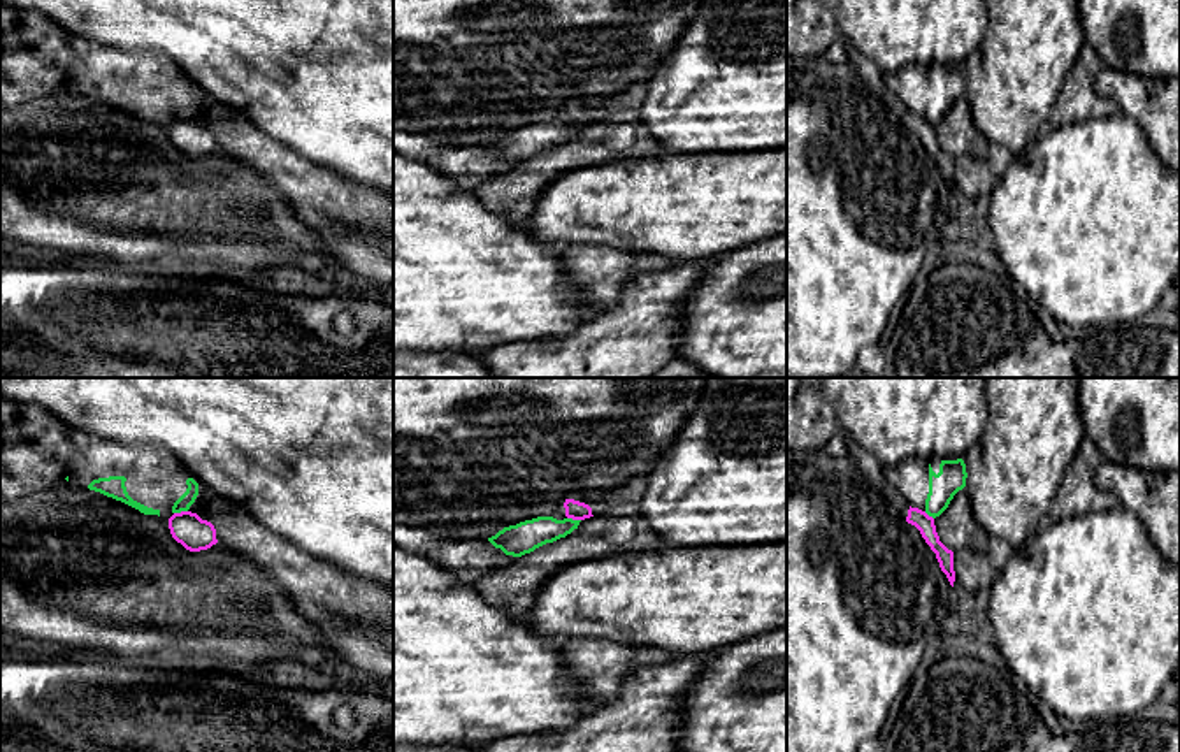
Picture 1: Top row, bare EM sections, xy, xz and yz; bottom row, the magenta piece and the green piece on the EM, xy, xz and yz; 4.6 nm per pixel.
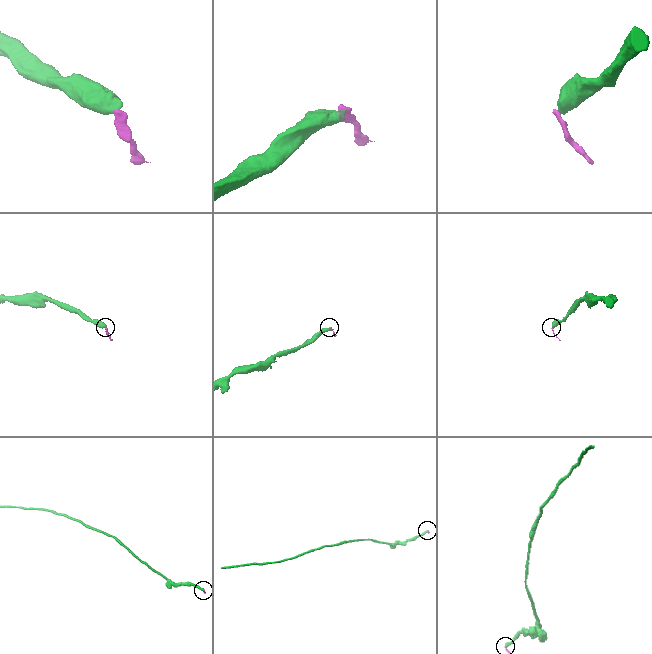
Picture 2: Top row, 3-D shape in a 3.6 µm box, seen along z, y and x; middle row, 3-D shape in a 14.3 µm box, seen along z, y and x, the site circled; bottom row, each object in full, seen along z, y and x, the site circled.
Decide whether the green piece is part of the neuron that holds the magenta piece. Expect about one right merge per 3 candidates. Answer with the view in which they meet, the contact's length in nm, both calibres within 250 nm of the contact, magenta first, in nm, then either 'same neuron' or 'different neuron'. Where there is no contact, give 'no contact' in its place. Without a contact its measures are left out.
meets magenta in xy; contact 70 nm long; 150 nm thick on the magenta side, 70 nm on the other; different neuron

